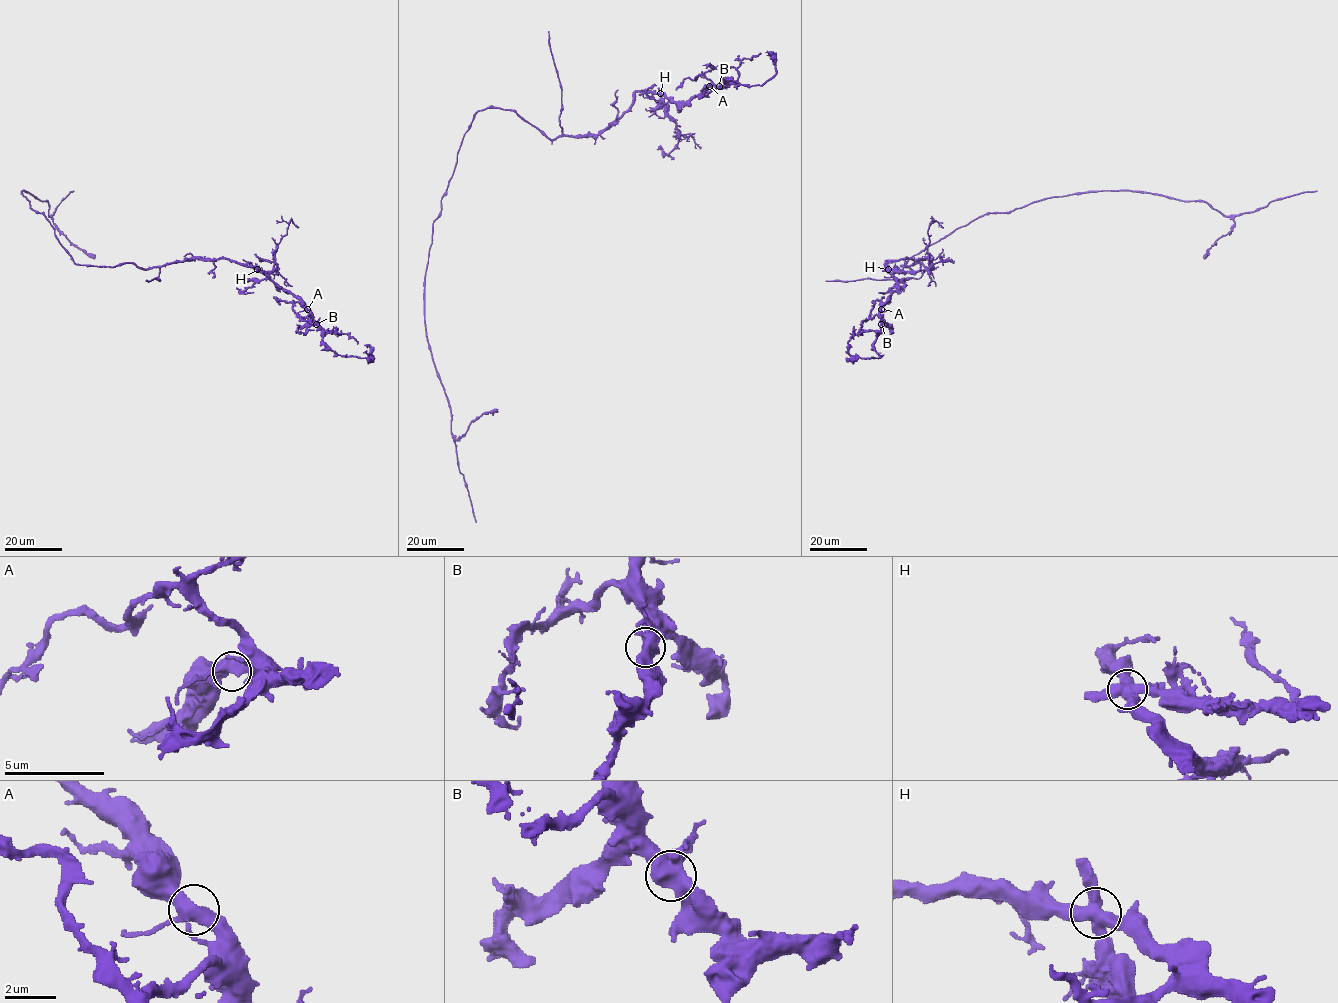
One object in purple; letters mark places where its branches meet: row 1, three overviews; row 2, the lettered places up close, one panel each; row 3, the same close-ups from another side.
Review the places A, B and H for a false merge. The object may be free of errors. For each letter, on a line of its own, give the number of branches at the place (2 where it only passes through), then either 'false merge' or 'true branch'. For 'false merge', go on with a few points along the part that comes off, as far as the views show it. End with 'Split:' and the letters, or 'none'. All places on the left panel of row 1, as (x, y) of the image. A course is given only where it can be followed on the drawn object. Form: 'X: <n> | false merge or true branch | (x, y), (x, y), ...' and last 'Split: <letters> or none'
A: 4 | true branch
B: 4 | true branch
H: 4 | false merge | (258, 269), (275, 269), (276, 246), (286, 234), (290, 220), (298, 228)
Split: H

